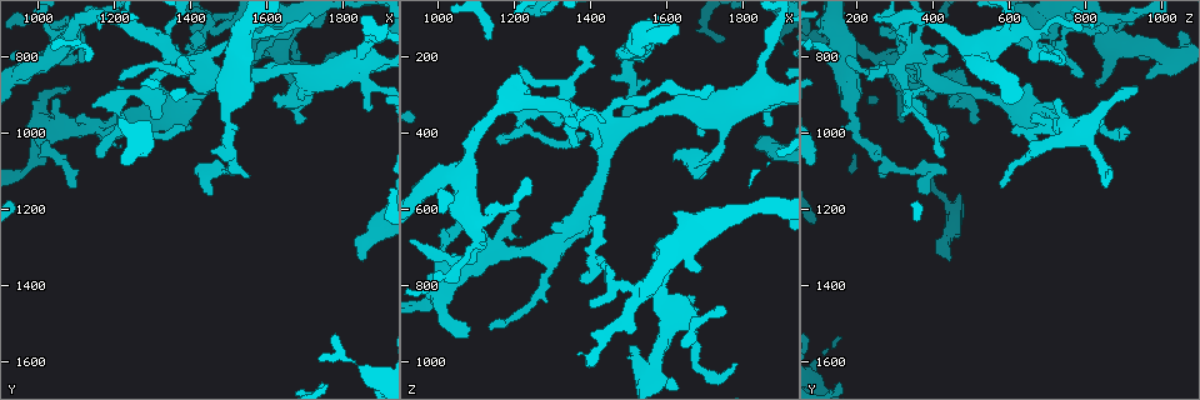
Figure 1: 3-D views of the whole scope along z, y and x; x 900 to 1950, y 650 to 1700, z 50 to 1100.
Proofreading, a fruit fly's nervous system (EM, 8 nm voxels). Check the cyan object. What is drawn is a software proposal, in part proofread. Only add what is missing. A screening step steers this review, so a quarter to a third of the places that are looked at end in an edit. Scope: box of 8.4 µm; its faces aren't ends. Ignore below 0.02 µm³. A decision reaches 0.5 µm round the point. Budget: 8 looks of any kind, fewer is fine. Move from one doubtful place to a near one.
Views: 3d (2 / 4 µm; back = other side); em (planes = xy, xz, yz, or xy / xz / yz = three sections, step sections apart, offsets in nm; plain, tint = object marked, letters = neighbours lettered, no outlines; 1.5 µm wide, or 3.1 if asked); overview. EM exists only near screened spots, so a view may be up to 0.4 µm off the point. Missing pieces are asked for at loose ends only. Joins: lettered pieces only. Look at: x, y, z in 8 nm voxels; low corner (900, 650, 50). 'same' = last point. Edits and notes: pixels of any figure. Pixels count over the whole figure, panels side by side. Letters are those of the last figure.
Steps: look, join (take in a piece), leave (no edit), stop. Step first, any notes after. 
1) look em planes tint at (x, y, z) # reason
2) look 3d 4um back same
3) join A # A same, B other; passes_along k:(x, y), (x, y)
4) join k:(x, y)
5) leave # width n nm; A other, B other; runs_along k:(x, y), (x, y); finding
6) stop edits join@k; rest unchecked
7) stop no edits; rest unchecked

look em yz step 4 letters at (1415, 1100, 425)

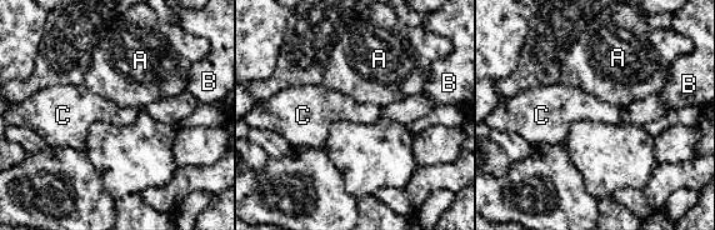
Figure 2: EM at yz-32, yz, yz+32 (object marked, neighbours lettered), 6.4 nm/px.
look em planes letters same # cut it another way

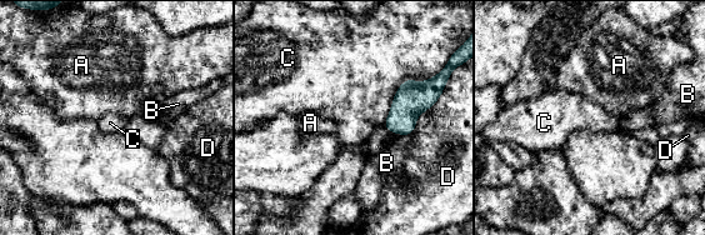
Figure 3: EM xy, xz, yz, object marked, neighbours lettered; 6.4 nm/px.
leave # longest_contact C 600 nm; A other, B other, C other, D other; border 3:(449, 58), (399, 86), (383, 126); none of them fits

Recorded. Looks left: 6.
look 3d 4um at (1665, 875, 830) # an open end

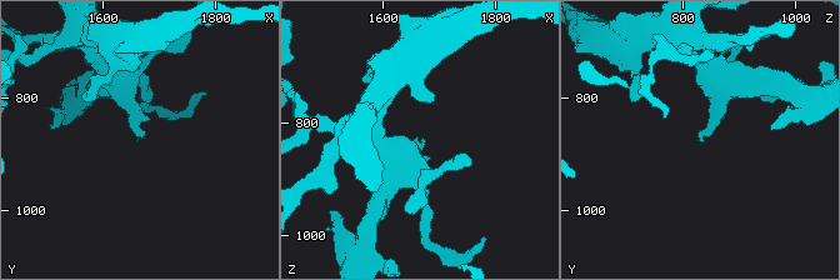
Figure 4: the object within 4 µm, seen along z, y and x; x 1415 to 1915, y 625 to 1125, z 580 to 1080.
look em yz step 4 tint at (1660, 880, 830)

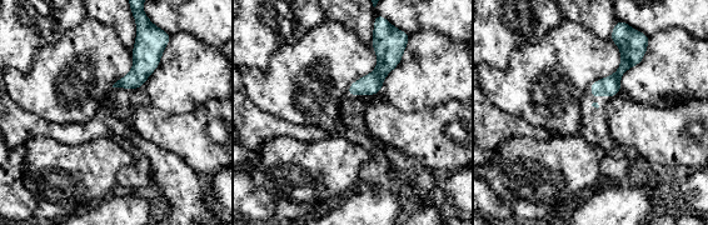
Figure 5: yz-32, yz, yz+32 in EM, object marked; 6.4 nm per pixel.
look em planes letters same

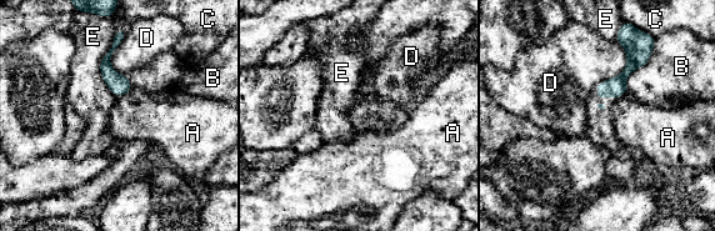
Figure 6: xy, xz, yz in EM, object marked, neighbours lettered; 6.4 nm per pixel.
leave # A other, B other, C other, D other, E other; runs_along 6:(119, 39), (106, 58), (118, 93); no lettered piece goes on from it

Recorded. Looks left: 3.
look 3d 4um back at (1405, 730, 865) # thin end

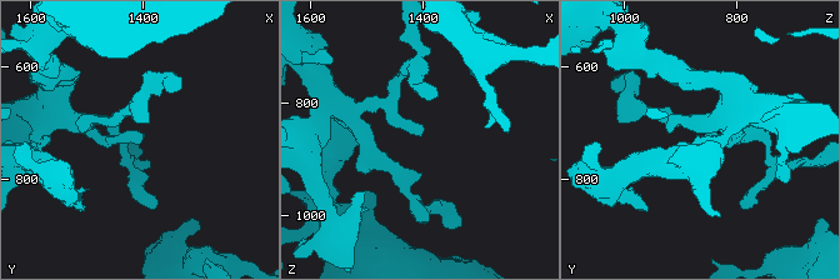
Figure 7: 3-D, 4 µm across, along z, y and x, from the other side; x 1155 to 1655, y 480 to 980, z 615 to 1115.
look em planes letters at (1400, 725, 855) # shape alone is not enough

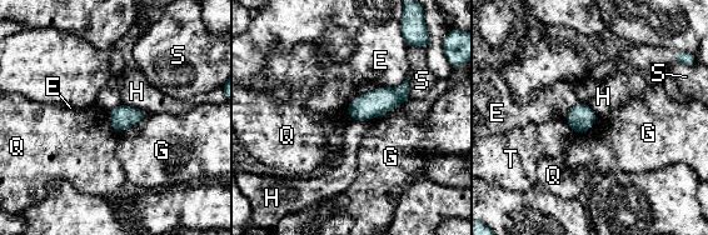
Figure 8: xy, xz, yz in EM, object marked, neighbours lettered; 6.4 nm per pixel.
leave # E other, G other, H other, Q other, S other, T other; border 8:(106, 111), (111, 128), (116, 133); none of them fits

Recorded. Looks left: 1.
stop no edits; rest unchecked

